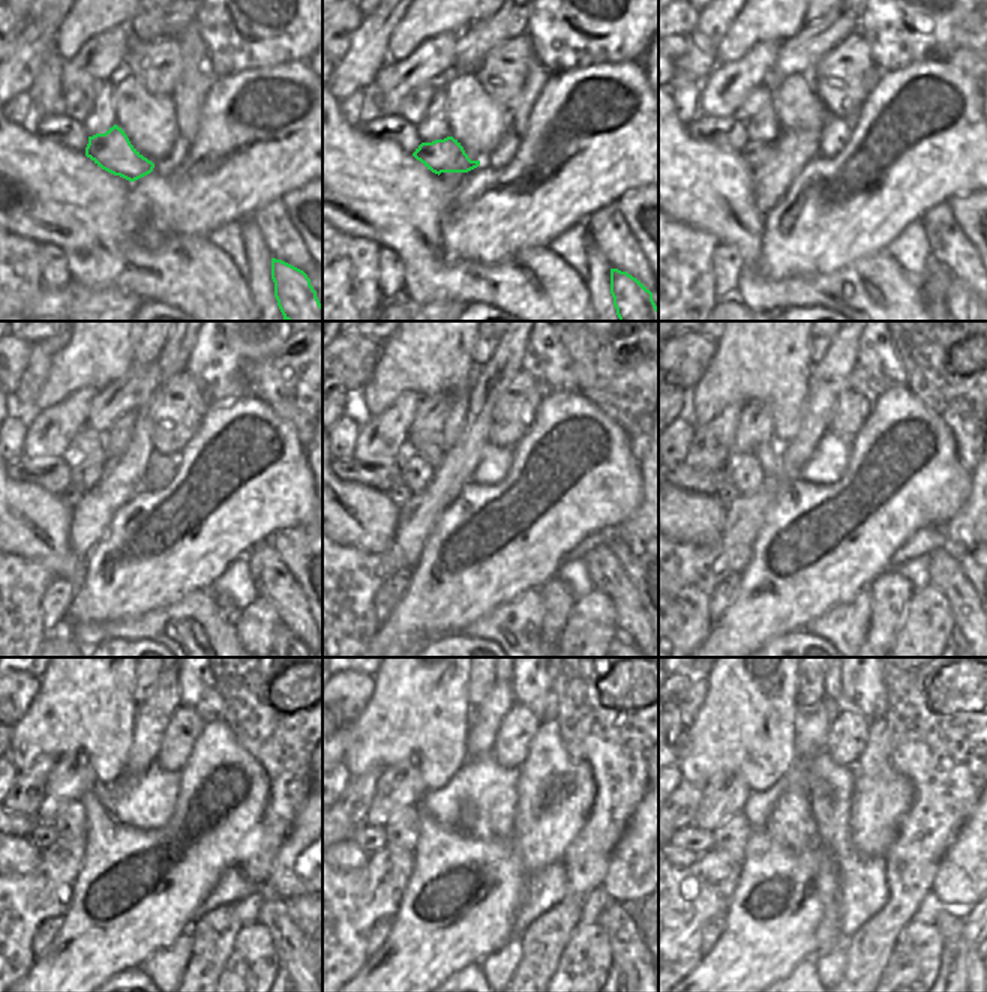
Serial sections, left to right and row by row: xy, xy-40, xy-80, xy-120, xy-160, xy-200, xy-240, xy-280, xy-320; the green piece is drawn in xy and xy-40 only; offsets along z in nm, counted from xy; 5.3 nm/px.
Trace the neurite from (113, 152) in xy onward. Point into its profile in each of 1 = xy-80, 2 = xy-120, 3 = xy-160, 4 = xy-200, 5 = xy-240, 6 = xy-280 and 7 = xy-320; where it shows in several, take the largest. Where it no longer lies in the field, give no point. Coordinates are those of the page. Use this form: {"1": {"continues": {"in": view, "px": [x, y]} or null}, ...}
{"1": {"continues": {"in": "xy-80", "px": [755, 155]}}, "2": {"continues": {"in": "xy-120", "px": [71, 496]}}, "3": {"continues": {"in": "xy-160", "px": [402, 494]}}, "4": {"continues": {"in": "xy-200", "px": [725, 496]}}, "5": {"continues": {"in": "xy-240", "px": [44, 835]}}, "6": {"continues": {"in": "xy-280", "px": [371, 839]}}, "7": {"continues": {"in": "xy-320", "px": [692, 838]}}}

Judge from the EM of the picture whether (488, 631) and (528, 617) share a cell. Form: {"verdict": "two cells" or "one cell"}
{"verdict": "one cell"}

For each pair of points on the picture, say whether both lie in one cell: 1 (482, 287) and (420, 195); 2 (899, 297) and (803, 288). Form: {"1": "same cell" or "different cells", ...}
{"1": "same cell", "2": "same cell"}

